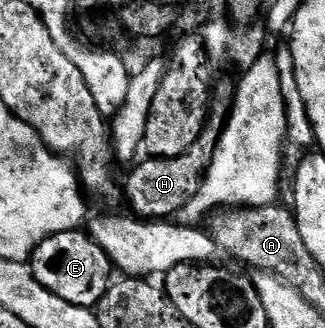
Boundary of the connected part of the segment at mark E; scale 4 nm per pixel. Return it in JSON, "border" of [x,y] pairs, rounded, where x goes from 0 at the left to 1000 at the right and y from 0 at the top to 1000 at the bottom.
{"border":[[[255,698],[191,704],[132,729],[95,777],[89,811],[114,857],[126,857],[151,893],[175,893],[188,918],[212,918],[240,936],[302,939],[348,851],[342,790],[323,759],[311,759],[311,747],[298,747],[298,735]]]}

